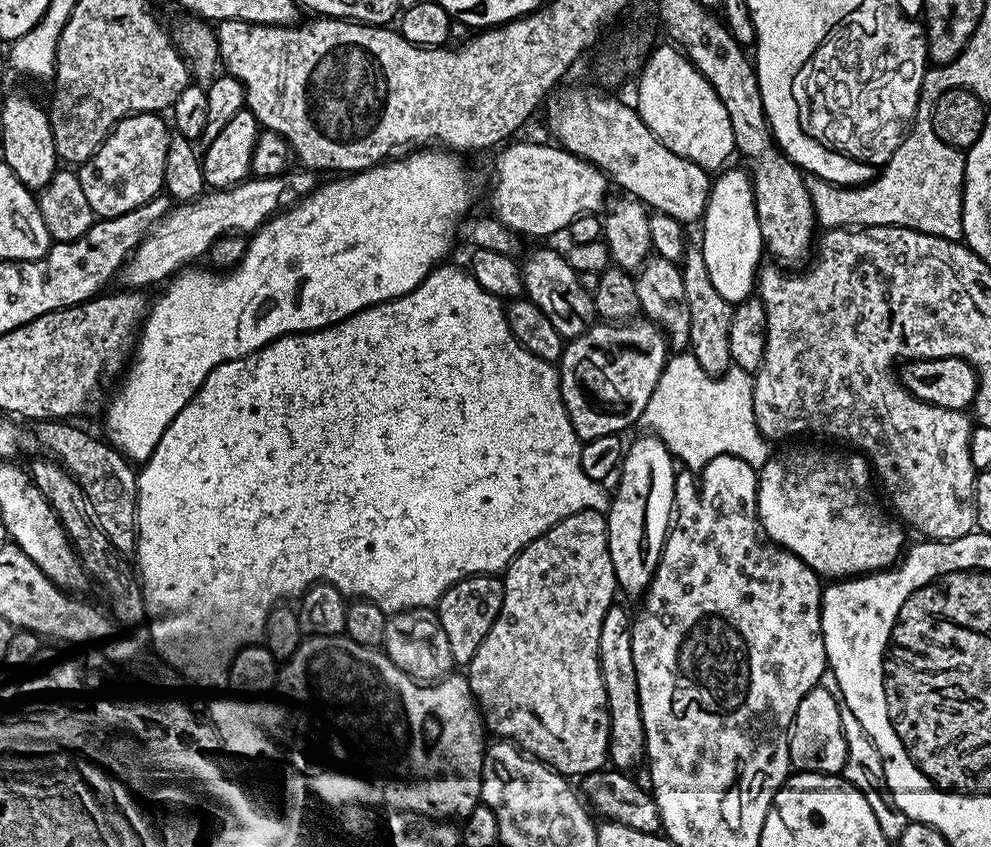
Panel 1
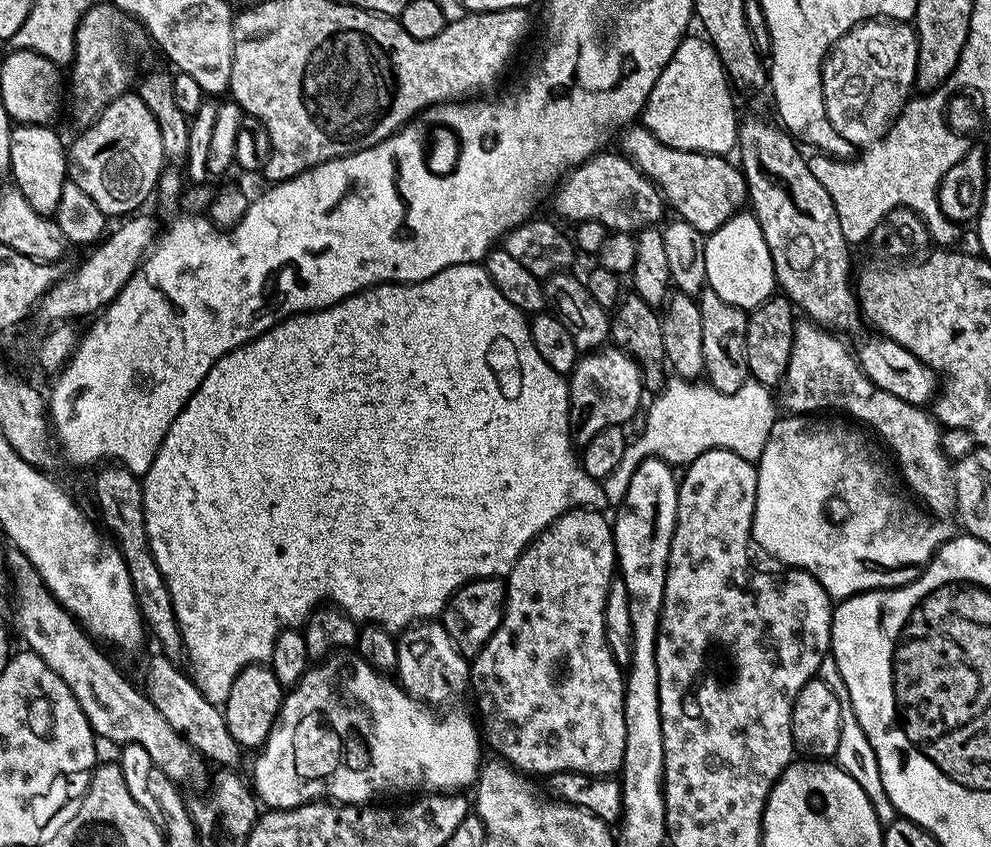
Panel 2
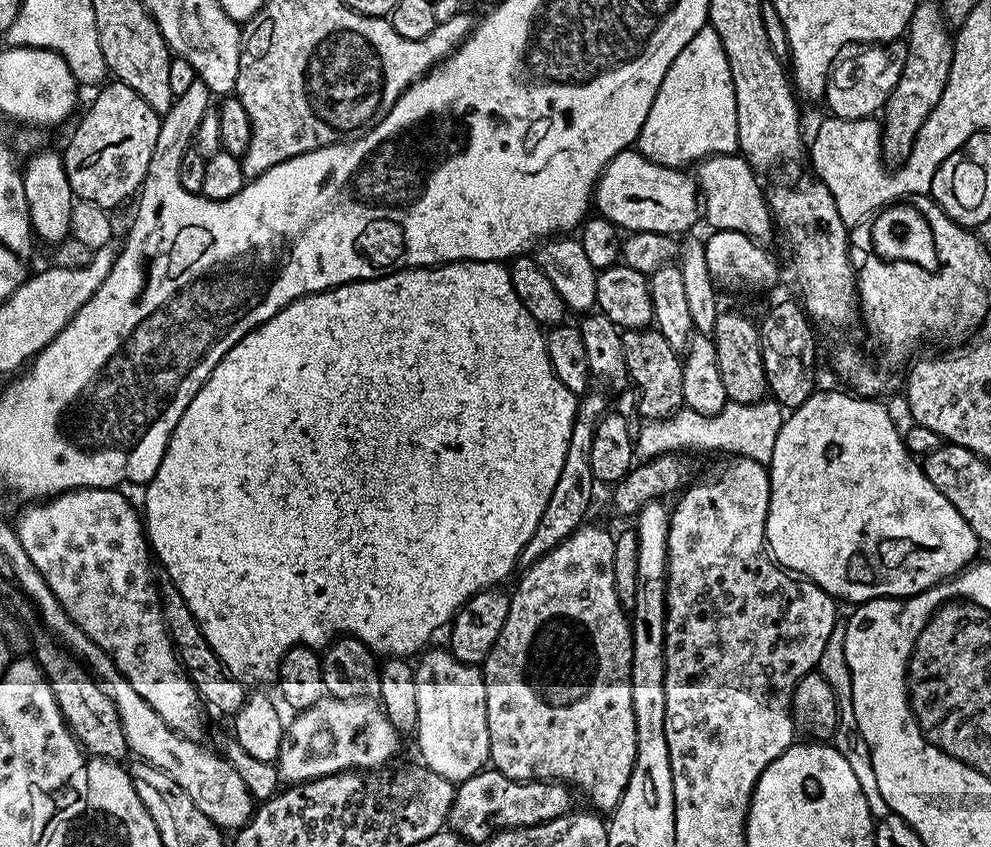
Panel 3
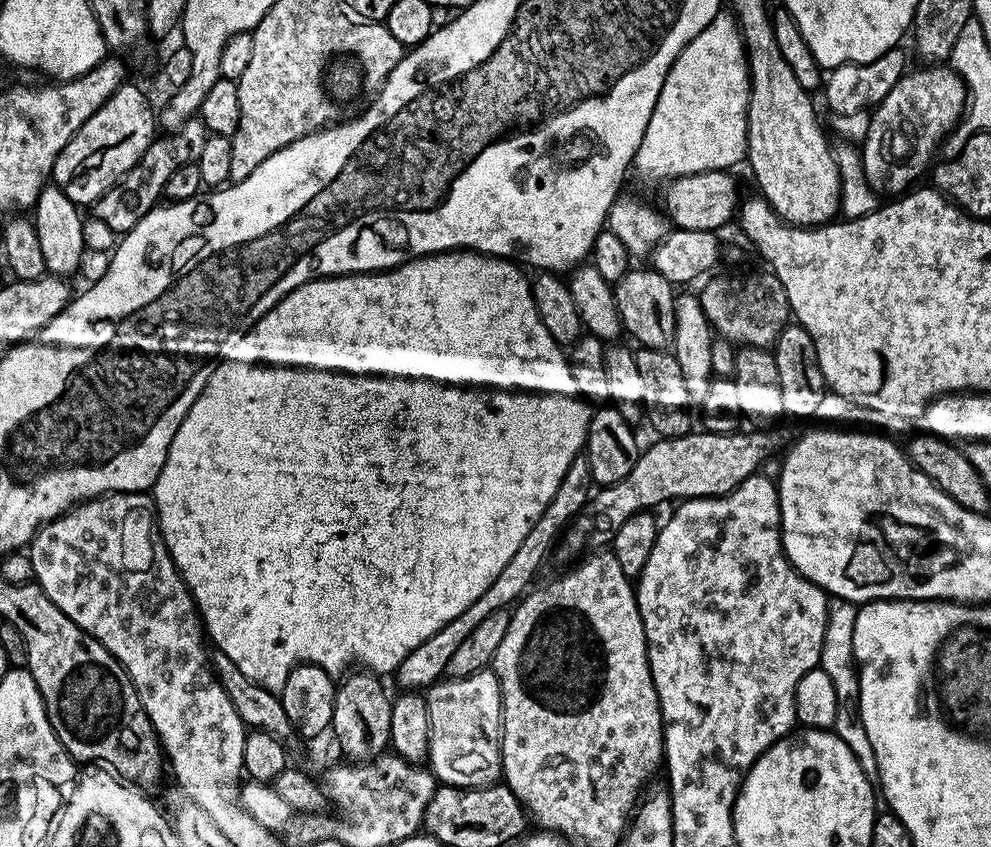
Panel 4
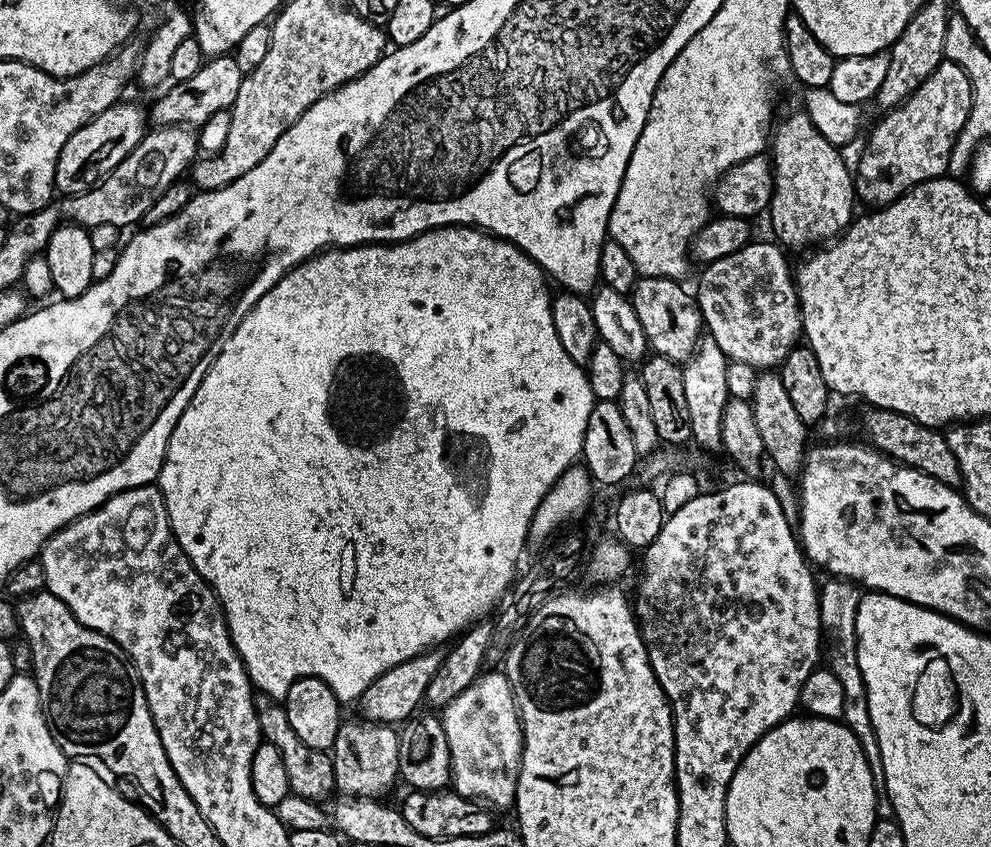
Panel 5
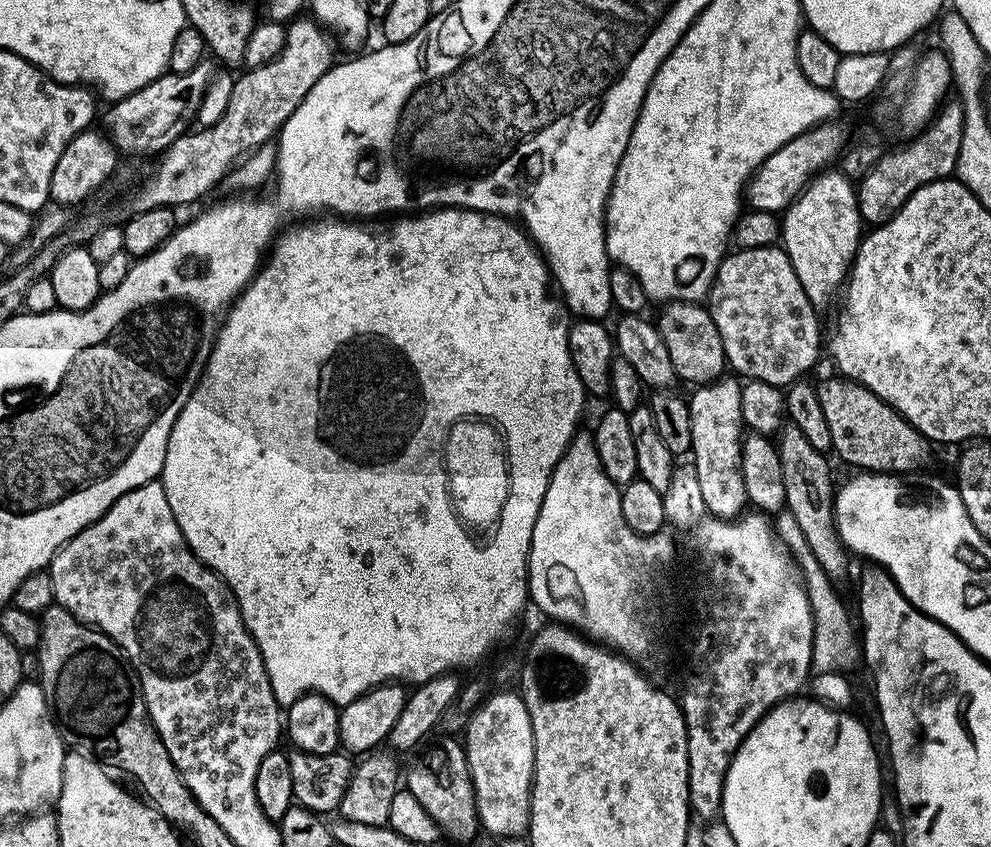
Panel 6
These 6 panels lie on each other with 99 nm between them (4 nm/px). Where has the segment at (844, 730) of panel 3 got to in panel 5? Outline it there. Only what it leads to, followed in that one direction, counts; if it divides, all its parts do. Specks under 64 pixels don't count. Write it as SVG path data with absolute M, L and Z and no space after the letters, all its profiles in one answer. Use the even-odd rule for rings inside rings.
M843 577L828 578L828 581L823 581L820 594L820 624L821 631L824 635L826 648L832 651L832 661L830 667L832 673L838 678L838 682L842 682L842 690L844 691L844 714L842 717L843 723L847 724L849 730L858 738L858 742L862 746L862 750L870 758L879 757L878 738L874 734L874 722L870 722L870 706L868 705L868 695L866 694L866 686L862 678L862 670L858 666L858 646L857 646L857 612L860 605L862 595L861 587L855 581L846 580Z

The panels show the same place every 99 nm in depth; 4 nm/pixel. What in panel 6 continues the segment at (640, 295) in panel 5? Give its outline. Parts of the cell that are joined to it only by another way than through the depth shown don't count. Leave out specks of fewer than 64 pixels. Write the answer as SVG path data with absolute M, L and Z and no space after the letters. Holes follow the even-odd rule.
M674 300L665 303L656 325L659 336L669 351L671 365L674 366L679 381L692 382L694 386L708 384L725 373L727 360L722 348L722 338L714 325L707 307L695 301Z

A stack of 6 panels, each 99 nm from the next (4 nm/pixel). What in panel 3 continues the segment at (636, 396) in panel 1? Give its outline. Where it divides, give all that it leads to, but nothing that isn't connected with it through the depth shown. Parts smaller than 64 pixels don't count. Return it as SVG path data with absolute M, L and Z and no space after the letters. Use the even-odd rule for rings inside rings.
M589 391L587 396L579 397L574 426L570 430L566 462L562 462L562 474L558 474L558 482L554 482L554 494L550 494L550 502L546 510L542 510L542 518L538 518L534 534L522 550L518 561L521 569L528 569L531 564L538 562L538 558L542 558L547 552L554 550L554 546L570 538L570 534L574 534L574 530L589 519L588 507L592 504L592 487L597 483L590 470L590 446L594 443L594 430L598 422L609 411L607 398L596 391Z

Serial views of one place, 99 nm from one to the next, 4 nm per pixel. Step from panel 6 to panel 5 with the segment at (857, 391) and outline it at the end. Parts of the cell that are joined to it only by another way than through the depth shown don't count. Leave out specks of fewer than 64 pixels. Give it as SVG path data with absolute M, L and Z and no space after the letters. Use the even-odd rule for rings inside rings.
M869 407L868 411L868 440L867 443L876 451L892 457L897 464L918 470L927 476L933 476L938 482L942 482L948 488L959 489L960 463L954 458L954 450L950 450L948 437L943 431L922 426L914 418L906 414L891 412L885 408Z

